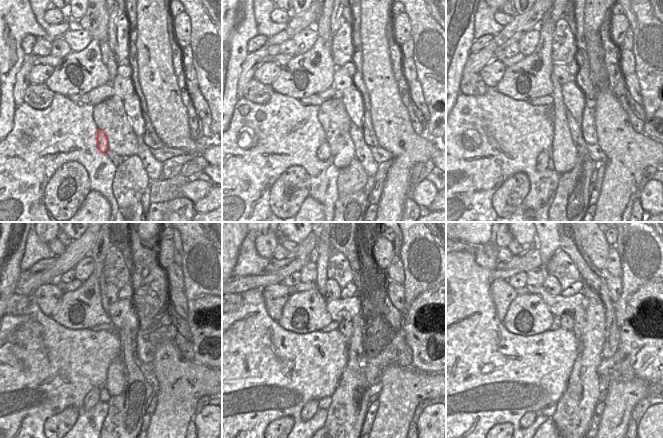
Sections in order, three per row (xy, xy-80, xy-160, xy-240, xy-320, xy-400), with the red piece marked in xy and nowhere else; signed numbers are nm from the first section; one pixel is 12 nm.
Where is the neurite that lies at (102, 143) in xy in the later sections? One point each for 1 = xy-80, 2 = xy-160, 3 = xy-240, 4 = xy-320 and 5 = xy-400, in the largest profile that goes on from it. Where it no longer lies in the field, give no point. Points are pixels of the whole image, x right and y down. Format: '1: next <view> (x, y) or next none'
1: next xy-80 (323, 153)
2: next xy-160 (542, 161)
3: next xy-240 (91, 399)
4: next xy-320 (309, 410)
5: next xy-400 (528, 418)

